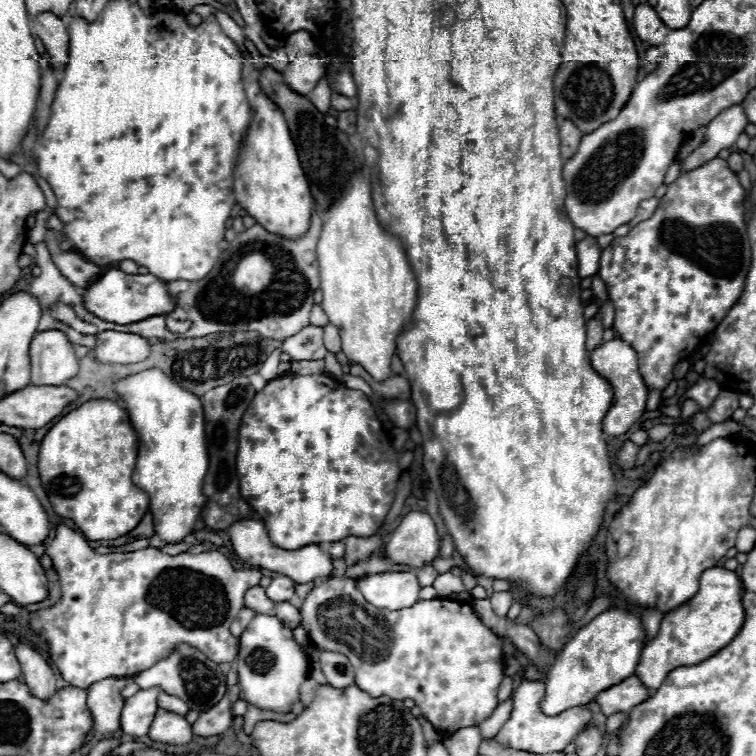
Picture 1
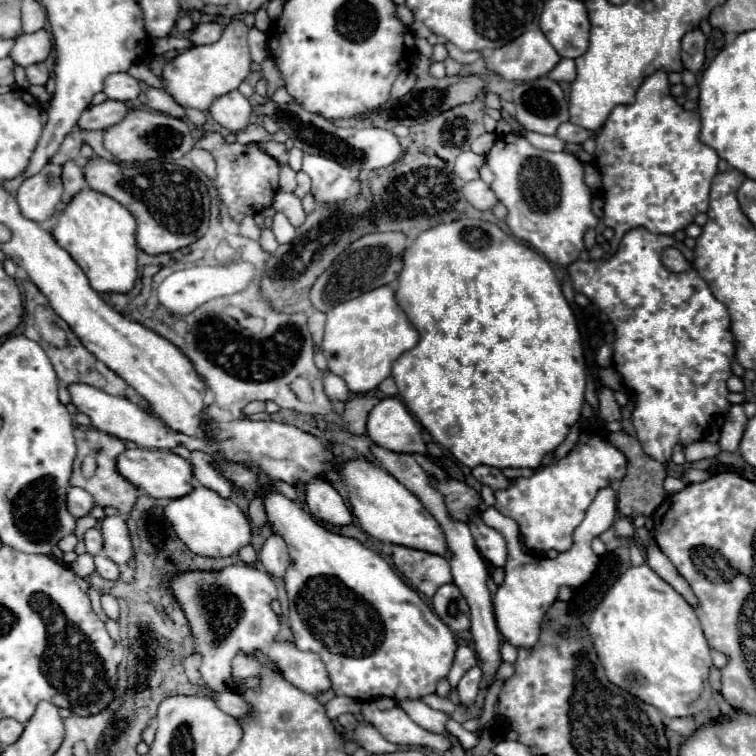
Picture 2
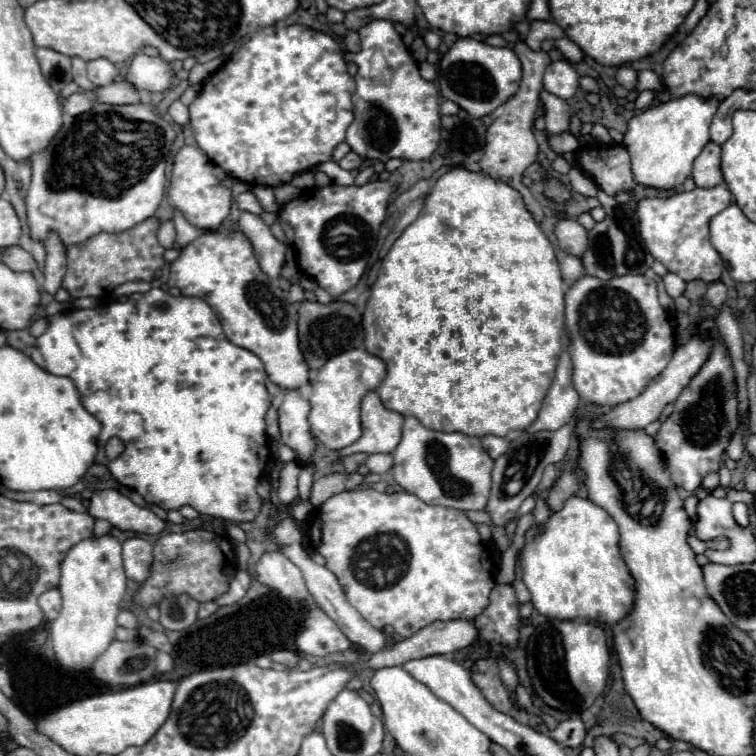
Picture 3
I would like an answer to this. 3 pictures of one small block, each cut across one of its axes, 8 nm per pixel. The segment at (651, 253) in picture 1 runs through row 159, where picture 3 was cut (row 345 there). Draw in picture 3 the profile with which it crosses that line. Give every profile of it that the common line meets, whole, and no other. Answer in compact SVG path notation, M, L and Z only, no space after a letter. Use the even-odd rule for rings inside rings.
M714 342L712 354L704 368L692 378L688 388L674 402L674 412L656 434L656 444L664 454L672 482L684 490L700 488L708 472L718 472L722 452L738 426L738 400L732 360L726 350Z

